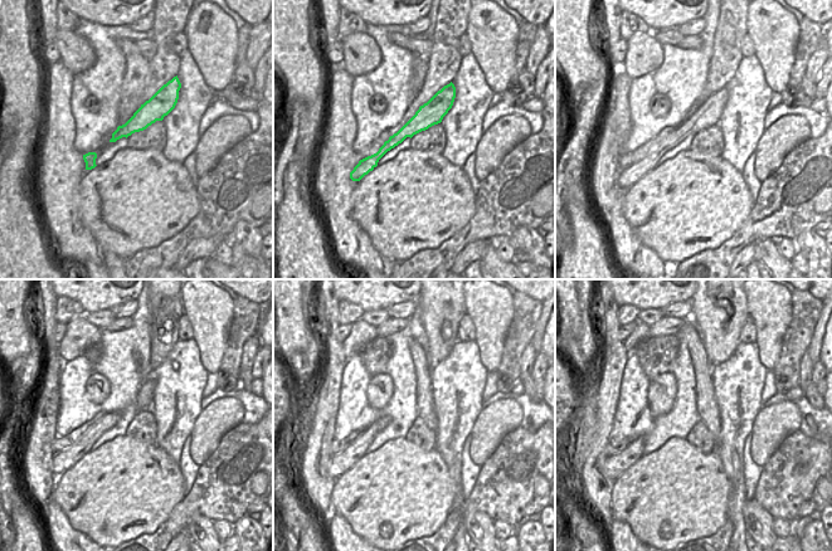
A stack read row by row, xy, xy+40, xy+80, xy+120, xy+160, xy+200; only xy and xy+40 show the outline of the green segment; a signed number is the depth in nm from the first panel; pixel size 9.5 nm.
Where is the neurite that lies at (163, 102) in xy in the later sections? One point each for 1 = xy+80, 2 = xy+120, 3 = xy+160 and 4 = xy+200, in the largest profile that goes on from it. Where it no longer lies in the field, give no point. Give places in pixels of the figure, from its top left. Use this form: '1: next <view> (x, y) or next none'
1: next xy+80 (709, 113)
2: next xy+120 (63, 461)
3: next xy+160 (342, 462)
4: next xy+200 (619, 463)

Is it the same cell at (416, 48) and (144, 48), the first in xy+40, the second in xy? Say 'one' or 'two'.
one

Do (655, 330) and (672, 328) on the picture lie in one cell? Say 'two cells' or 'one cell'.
one cell

